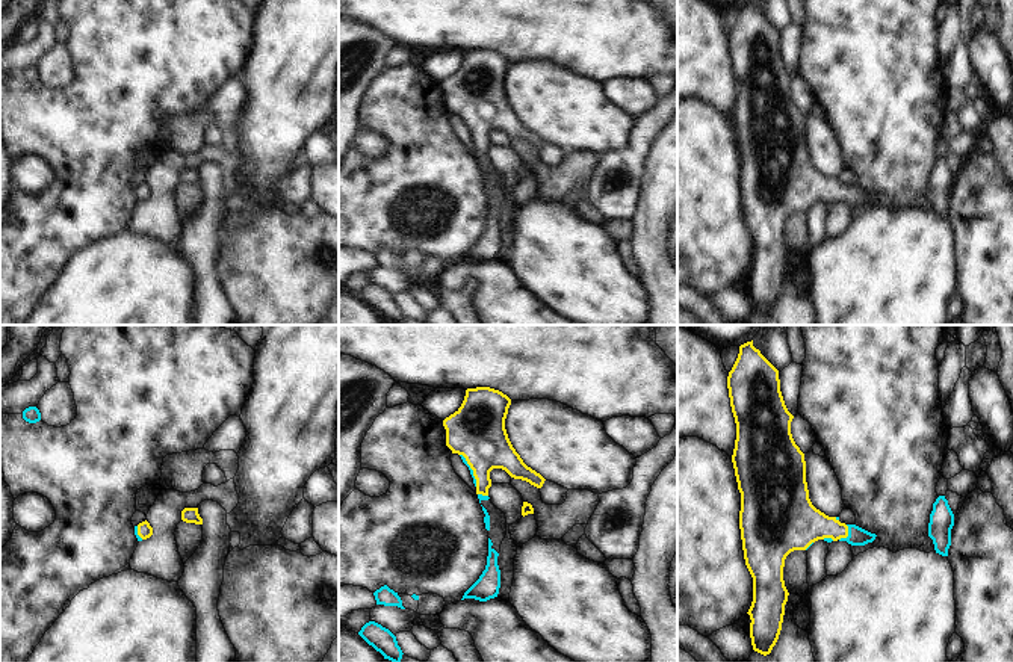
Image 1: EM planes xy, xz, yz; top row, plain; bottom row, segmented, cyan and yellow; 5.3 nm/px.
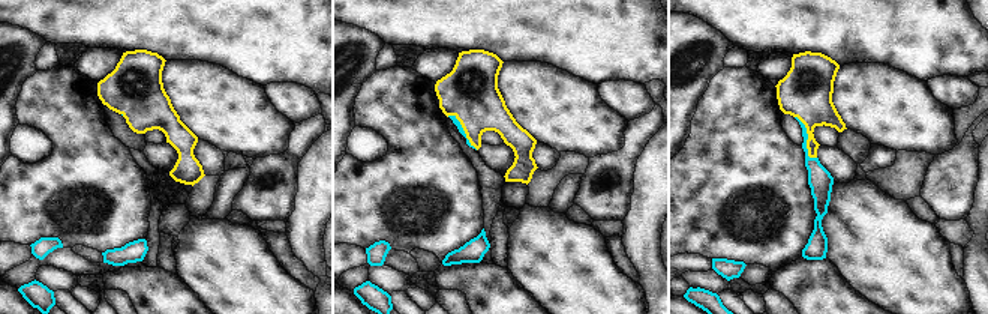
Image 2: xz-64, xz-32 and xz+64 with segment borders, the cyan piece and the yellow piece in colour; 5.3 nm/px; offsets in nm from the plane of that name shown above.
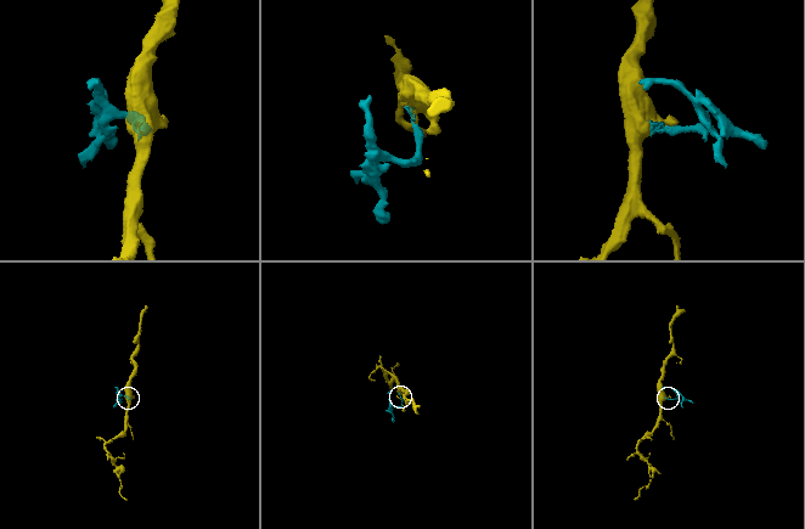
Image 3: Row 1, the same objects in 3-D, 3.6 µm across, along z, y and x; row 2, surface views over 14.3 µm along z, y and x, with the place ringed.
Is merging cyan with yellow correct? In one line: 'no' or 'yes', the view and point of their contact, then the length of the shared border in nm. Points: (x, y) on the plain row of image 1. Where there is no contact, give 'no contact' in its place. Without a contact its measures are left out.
yes | yz (848, 195) | 100 nm

